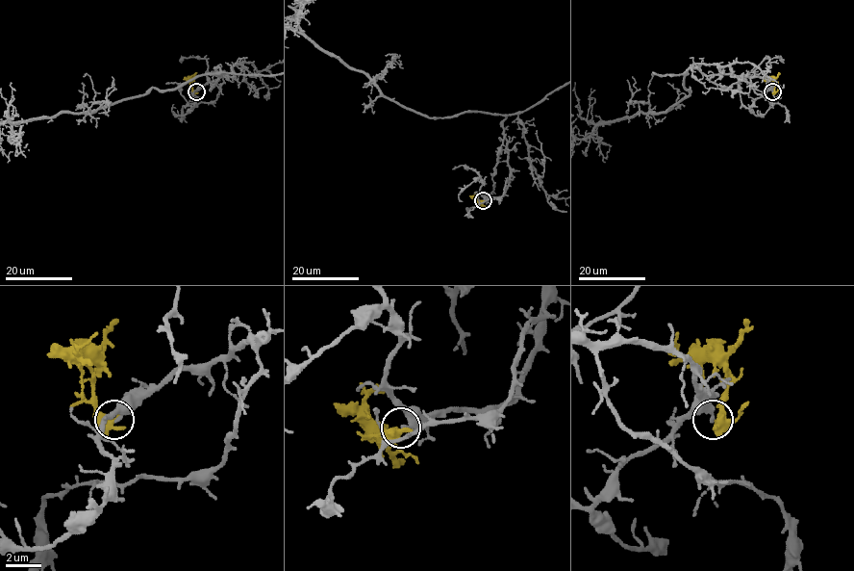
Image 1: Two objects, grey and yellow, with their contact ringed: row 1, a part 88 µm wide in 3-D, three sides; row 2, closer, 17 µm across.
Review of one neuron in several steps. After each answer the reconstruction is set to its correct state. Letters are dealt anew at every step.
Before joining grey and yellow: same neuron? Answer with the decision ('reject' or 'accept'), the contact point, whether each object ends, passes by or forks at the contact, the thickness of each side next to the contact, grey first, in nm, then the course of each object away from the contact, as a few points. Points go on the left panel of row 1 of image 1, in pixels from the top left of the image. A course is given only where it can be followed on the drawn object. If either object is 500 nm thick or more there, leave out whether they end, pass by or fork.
reject | (196, 91) | grey ends | yellow passes by | 240/420 nm | grey via (195, 91), (223, 76), (217, 75), (220, 67), (95, 112) | yellow via (195, 91), (188, 80), (192, 74)

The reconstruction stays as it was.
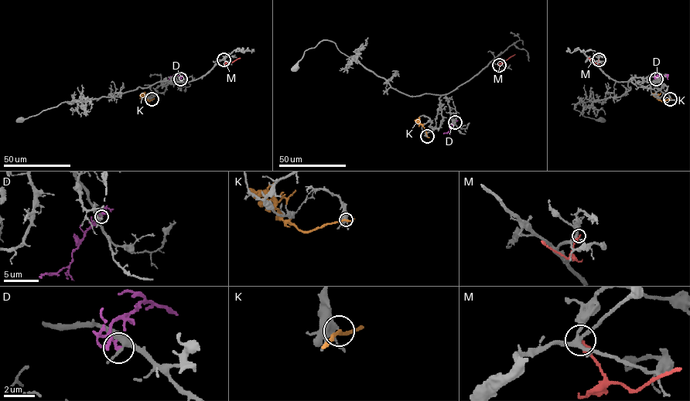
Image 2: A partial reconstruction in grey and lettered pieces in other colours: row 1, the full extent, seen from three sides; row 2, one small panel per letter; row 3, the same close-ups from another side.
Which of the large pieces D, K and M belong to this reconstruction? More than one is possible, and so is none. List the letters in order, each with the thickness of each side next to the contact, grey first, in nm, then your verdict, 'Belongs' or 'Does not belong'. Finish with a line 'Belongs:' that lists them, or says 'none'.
D: Thickness 300 nm (grey) against 130 nm. Does not belong
K: Thickness 380 nm (grey) against 200 nm. Does not belong
M: Thickness 240 nm (grey) against 200 nm. Does not belong
Belongs: none

